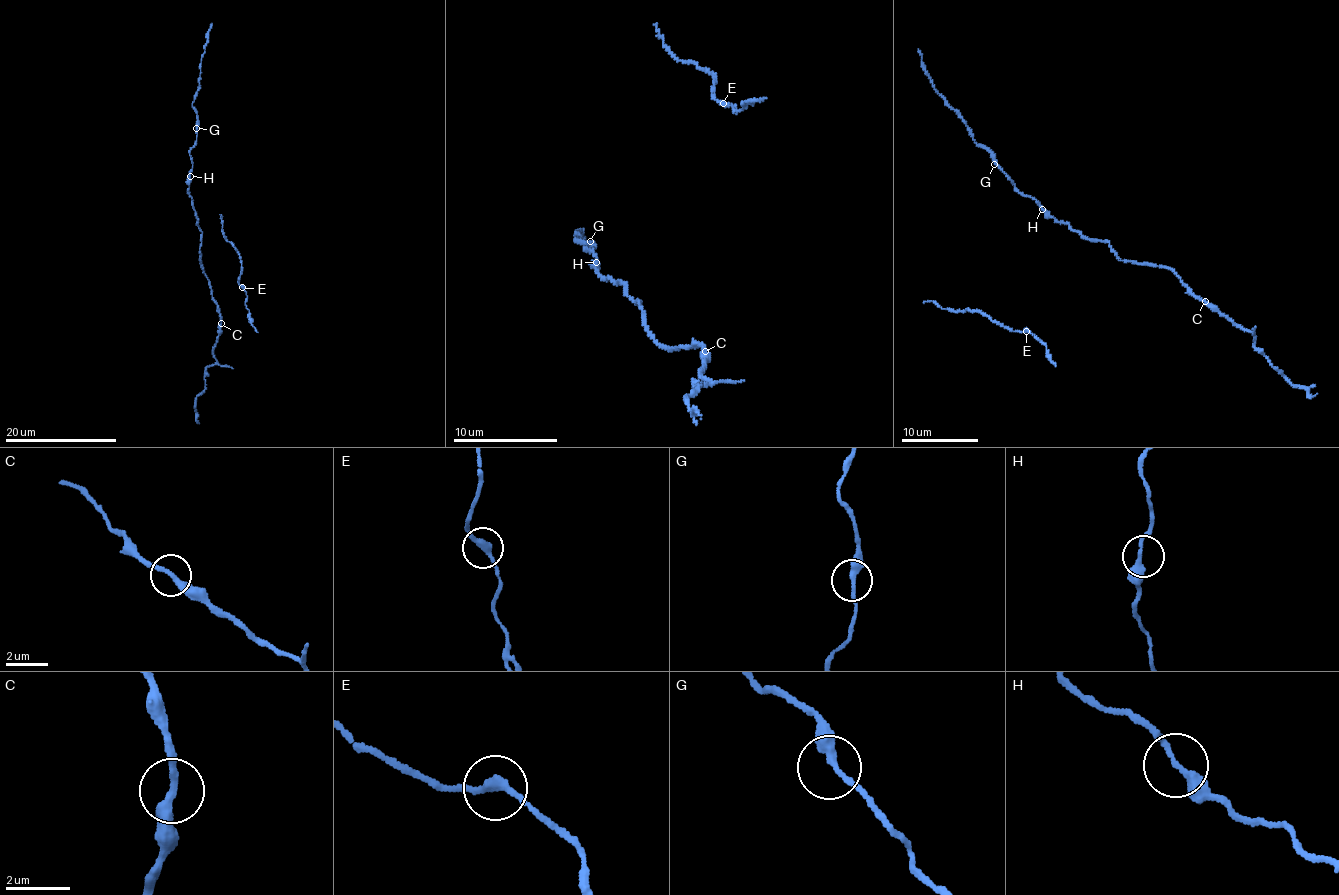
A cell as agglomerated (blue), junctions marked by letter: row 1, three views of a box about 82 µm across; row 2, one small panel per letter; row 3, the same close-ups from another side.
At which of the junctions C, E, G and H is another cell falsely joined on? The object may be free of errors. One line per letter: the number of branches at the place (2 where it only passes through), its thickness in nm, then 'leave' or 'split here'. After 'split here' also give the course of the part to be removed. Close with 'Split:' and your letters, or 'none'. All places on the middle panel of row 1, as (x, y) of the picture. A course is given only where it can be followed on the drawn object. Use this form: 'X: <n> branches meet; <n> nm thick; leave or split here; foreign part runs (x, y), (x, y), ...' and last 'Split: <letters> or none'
C: 2 branches meet; 280 nm thick; split here; foreign part runs (706, 352), (702, 378), (711, 383), (695, 381), (699, 387), (687, 397), (701, 418)
E: 2 branches meet; 260 nm thick; leave
G: 2 branches meet; 280 nm thick; leave
H: 2 branches meet; 280 nm thick; leave
Split: C

